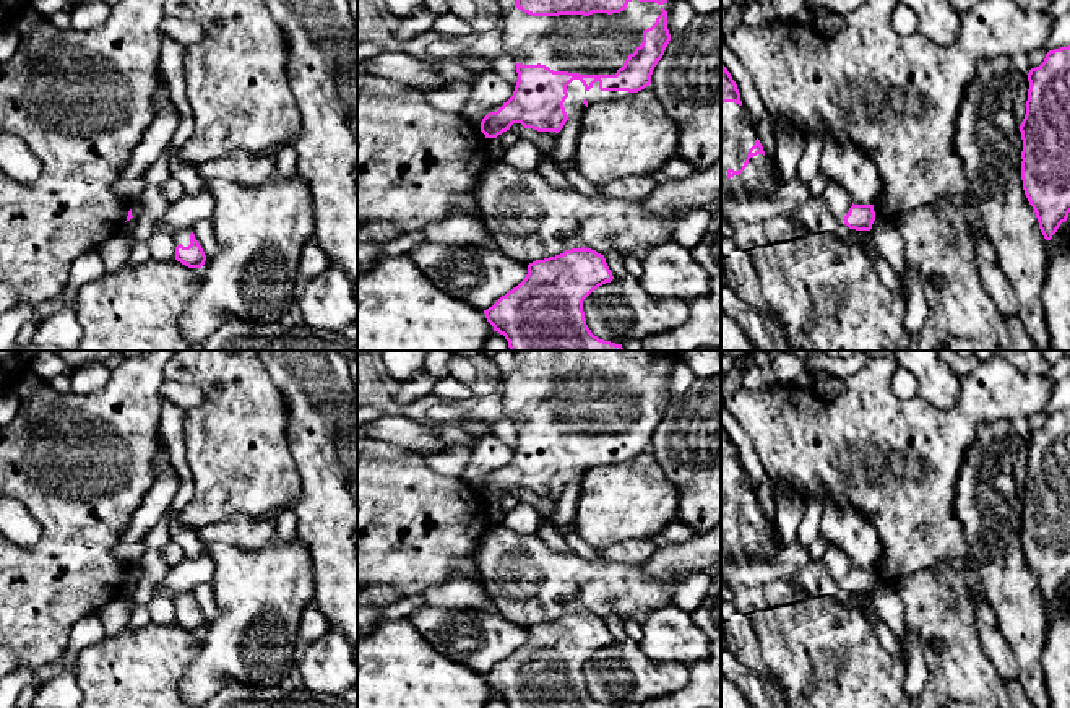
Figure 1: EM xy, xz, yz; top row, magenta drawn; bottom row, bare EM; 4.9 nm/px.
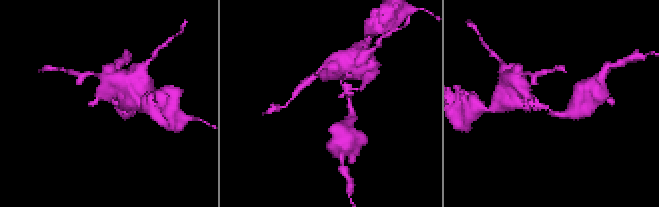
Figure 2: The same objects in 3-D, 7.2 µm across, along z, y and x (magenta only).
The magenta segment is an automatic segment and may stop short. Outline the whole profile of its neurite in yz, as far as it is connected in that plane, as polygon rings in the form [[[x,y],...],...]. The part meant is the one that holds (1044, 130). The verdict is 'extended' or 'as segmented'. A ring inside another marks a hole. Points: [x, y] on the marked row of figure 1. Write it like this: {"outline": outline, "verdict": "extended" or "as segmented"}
{"outline": [[[1070,45],[1049,50],[1044,62],[1028,73],[1026,114],[1020,125],[1021,180],[1039,229],[1051,240],[1070,213]]], "verdict": "as segmented"}

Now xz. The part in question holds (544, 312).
{"outline": [[[585,247],[565,250],[529,263],[526,278],[484,313],[494,331],[505,336],[510,351],[625,351],[622,344],[594,336],[583,312],[583,300],[612,279],[604,255]]], "verdict": "as segmented"}

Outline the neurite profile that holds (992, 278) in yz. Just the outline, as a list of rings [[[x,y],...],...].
[[[981,229],[974,232],[974,239],[977,273],[981,276],[984,289],[987,291],[1003,318],[1018,315],[1016,294],[1012,289],[1010,281],[1000,270],[997,263],[997,253],[994,252],[989,239]]]

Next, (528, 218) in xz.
[[[503,161],[489,162],[477,180],[477,195],[490,244],[507,257],[526,265],[555,257],[572,248],[591,248],[601,255],[609,250],[622,257],[645,258],[648,252],[667,240],[680,213],[656,218],[645,211],[643,201],[614,196],[588,196],[575,188],[560,188],[537,171],[520,171]]]

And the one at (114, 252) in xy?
[[[119,232],[97,247],[104,271],[107,274],[117,273],[130,260],[130,242]]]

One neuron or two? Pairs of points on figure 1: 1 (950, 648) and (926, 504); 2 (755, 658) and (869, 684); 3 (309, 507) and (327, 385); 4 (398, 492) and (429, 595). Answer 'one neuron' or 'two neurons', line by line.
1: two neurons
2: two neurons
3: one neuron
4: two neurons

